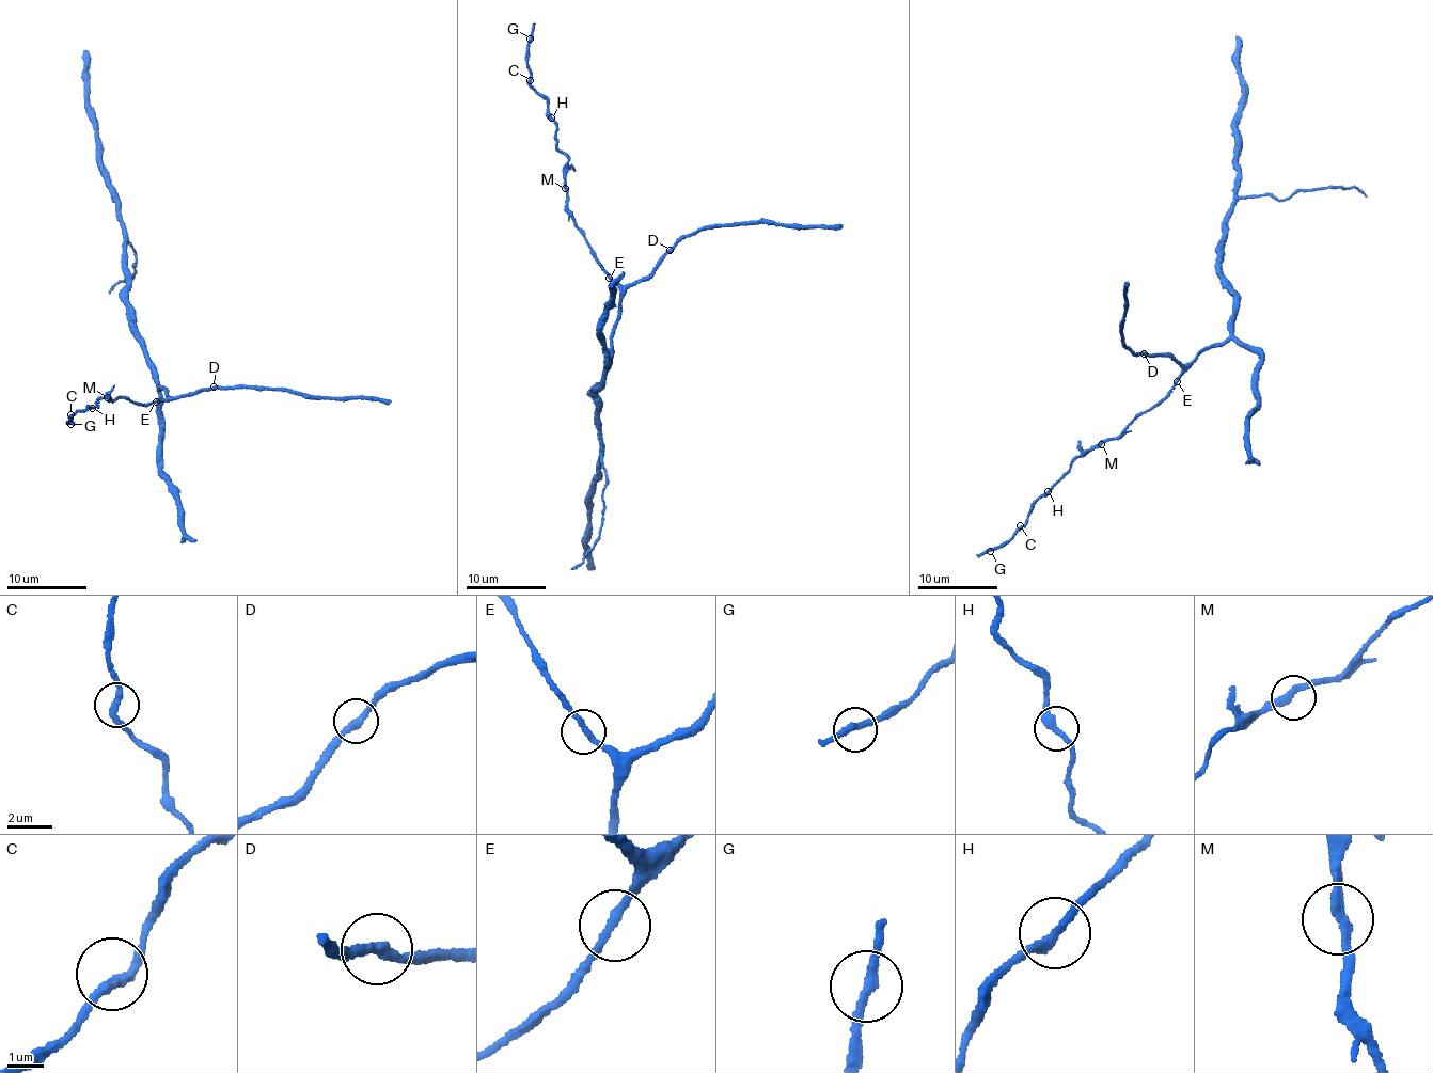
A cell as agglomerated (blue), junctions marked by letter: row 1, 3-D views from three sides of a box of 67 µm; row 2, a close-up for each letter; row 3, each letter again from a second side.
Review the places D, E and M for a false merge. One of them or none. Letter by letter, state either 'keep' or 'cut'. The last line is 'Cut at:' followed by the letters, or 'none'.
D: keep
E: keep
M: keep
Cut at: none

